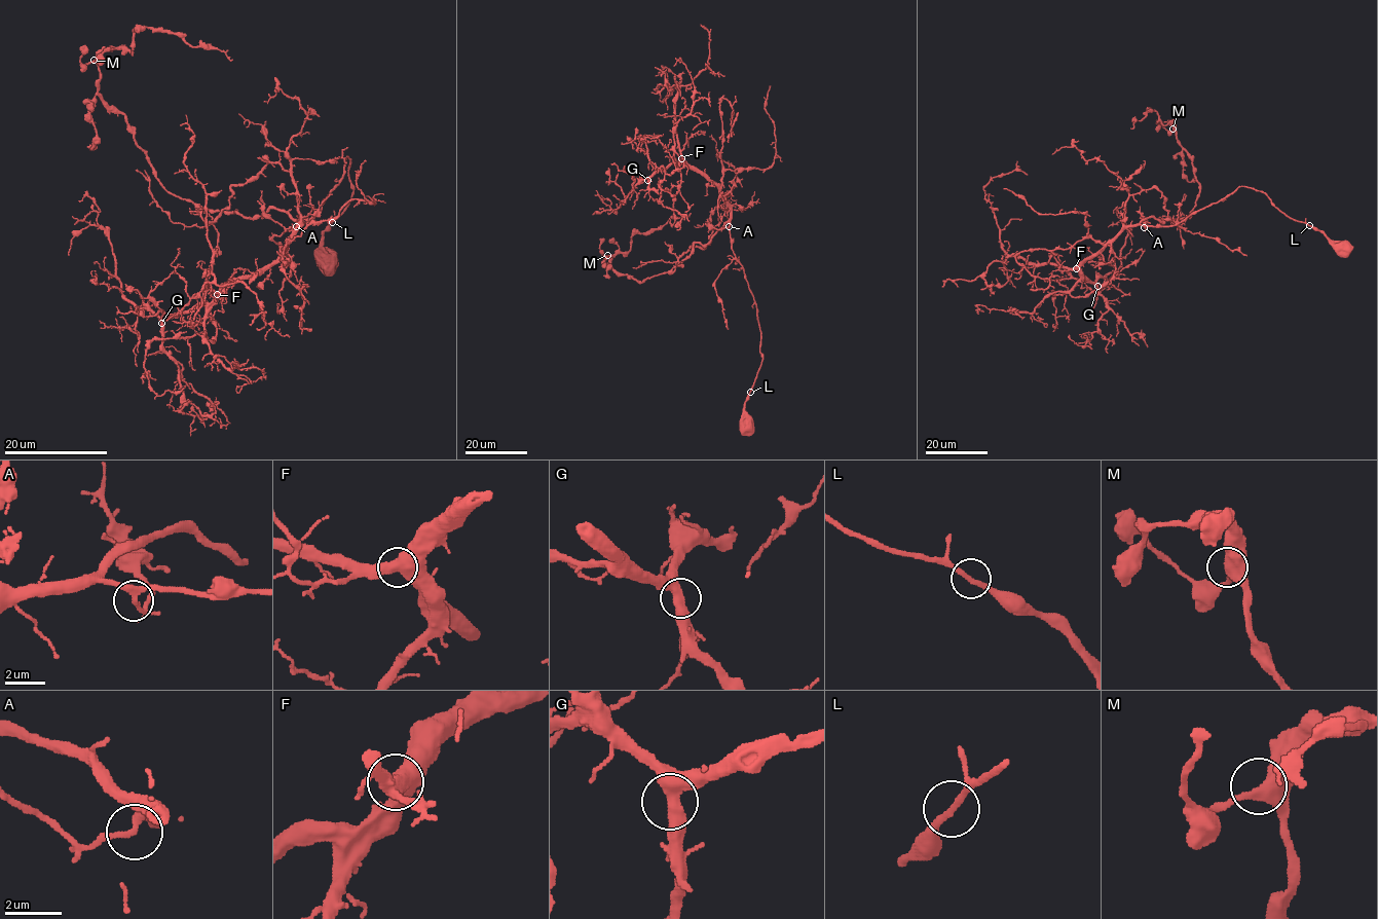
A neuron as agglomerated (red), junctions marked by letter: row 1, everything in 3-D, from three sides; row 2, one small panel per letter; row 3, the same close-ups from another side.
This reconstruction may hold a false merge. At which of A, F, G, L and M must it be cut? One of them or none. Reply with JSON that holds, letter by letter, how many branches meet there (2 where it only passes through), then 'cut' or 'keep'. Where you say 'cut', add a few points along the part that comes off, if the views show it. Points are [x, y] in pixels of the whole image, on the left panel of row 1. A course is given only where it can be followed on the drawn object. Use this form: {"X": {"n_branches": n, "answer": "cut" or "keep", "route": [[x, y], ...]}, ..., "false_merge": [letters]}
{"A": {"n_branches": 3, "answer": "keep"}, "F": {"n_branches": 2, "answer": "keep"}, "G": {"n_branches": 2, "answer": "keep"}, "L": {"n_branches": 2, "answer": "keep"}, "M": {"n_branches": 2, "answer": "keep"}, "false_merge": []}

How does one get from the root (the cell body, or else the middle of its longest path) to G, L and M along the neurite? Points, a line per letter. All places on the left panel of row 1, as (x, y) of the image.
G: (328, 257), (323, 233), (352, 193), (347, 157), (322, 209), (297, 222), (273, 262), (161, 323)
L: (328, 257), (329, 252), (323, 252), (323, 233), (332, 222)
M: (328, 257), (347, 157), (304, 223), (205, 213), (156, 177), (94, 60)

